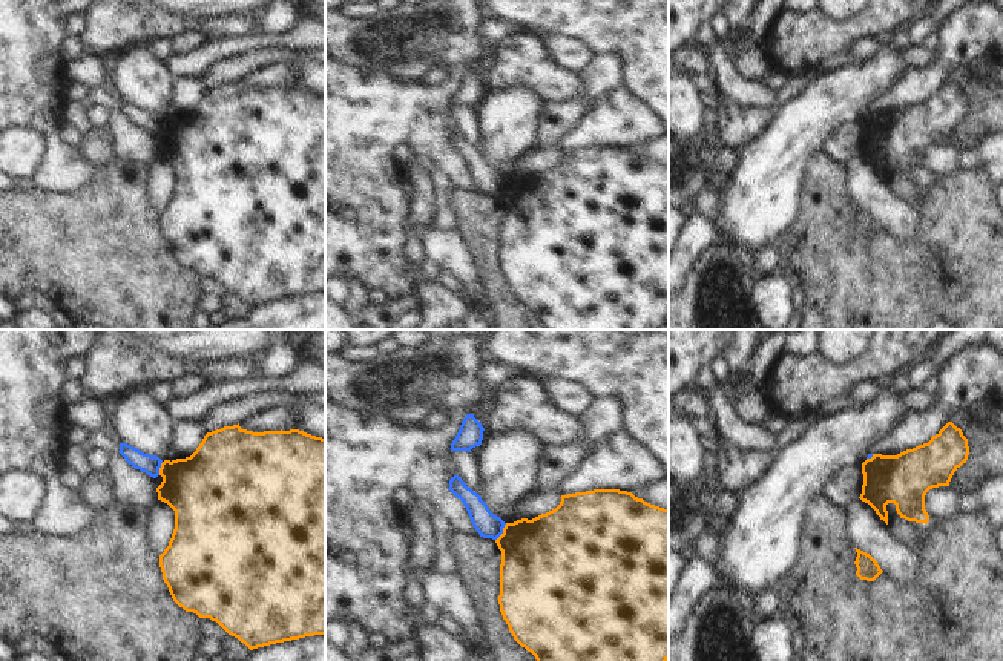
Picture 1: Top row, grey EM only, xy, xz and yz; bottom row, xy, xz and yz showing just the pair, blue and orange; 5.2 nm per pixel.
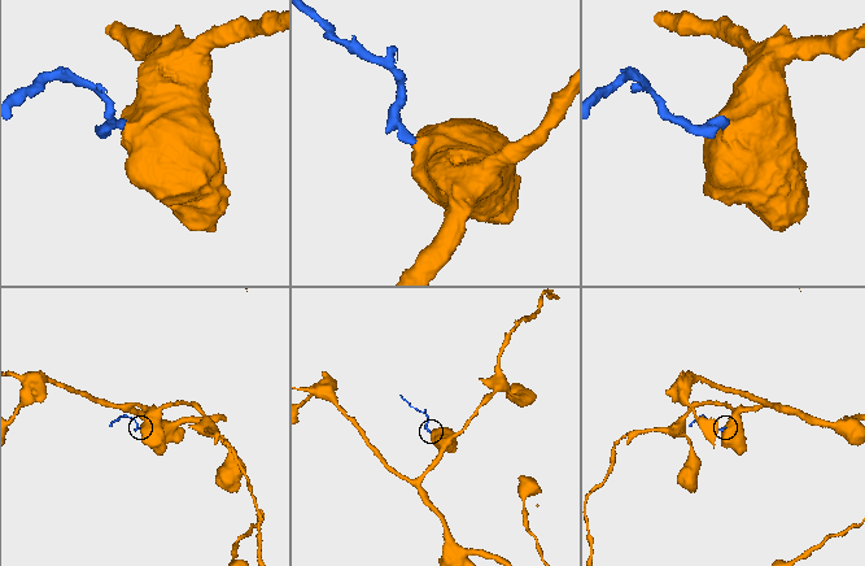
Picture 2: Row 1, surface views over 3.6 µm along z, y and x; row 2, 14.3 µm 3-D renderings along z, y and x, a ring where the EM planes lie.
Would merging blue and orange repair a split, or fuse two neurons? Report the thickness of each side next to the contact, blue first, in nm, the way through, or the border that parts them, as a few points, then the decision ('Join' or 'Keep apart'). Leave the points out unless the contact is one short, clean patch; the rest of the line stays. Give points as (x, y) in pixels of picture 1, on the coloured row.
Thickness 130 nm (blue) against 440 nm. Boundary: xz (506, 523), (496, 540). Keep apart.

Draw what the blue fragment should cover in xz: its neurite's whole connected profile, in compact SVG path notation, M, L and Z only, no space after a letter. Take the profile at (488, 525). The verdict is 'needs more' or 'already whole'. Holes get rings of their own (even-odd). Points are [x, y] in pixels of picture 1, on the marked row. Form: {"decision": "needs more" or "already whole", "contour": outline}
{"decision": "already whole", "contour": "M459 475L451 477L449 491L462 500L480 537L497 540L503 534L506 523L494 515L482 497L468 488Z"}

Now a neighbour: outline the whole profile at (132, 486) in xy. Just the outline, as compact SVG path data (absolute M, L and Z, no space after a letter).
M109 452L106 469L112 477L115 502L147 508L158 500L155 478L135 469L120 452Z

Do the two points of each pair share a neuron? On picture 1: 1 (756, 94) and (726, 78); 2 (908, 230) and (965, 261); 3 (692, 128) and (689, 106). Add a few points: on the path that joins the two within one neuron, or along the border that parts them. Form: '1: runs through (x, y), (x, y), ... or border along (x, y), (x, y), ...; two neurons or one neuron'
1: runs through (749, 91), (733, 83); one neuron
2: border along (925, 217), (908, 241), (884, 227); two neurons
3: runs through (689, 123), (689, 111); one neuron

